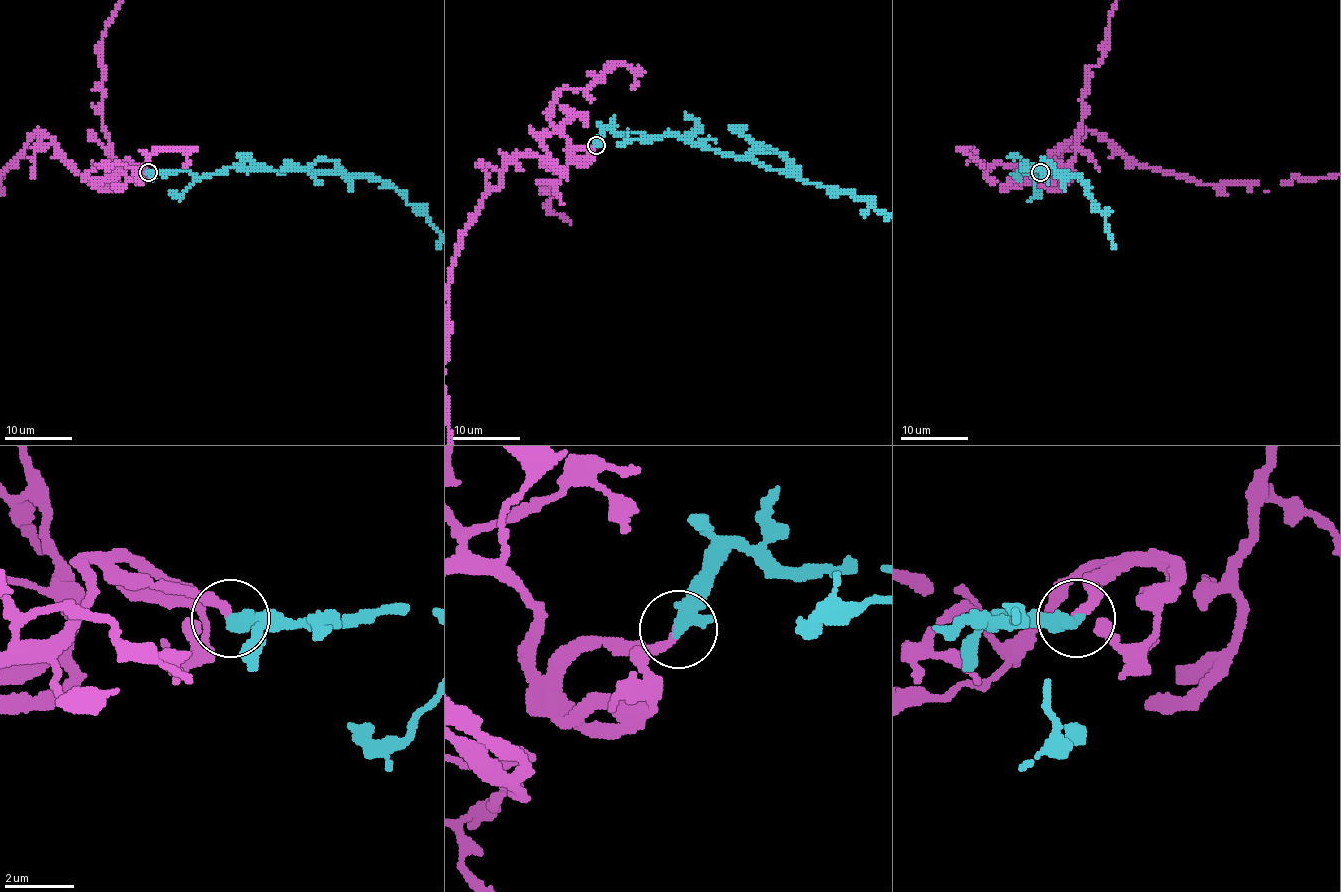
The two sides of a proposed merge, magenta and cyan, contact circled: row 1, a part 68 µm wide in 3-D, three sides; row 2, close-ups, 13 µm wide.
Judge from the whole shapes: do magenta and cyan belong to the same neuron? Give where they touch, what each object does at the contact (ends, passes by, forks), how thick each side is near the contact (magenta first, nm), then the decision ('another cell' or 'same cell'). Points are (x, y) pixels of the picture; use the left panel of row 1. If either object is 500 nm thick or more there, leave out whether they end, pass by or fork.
place (148, 172); calibres 180 and 500 nm; same cell

